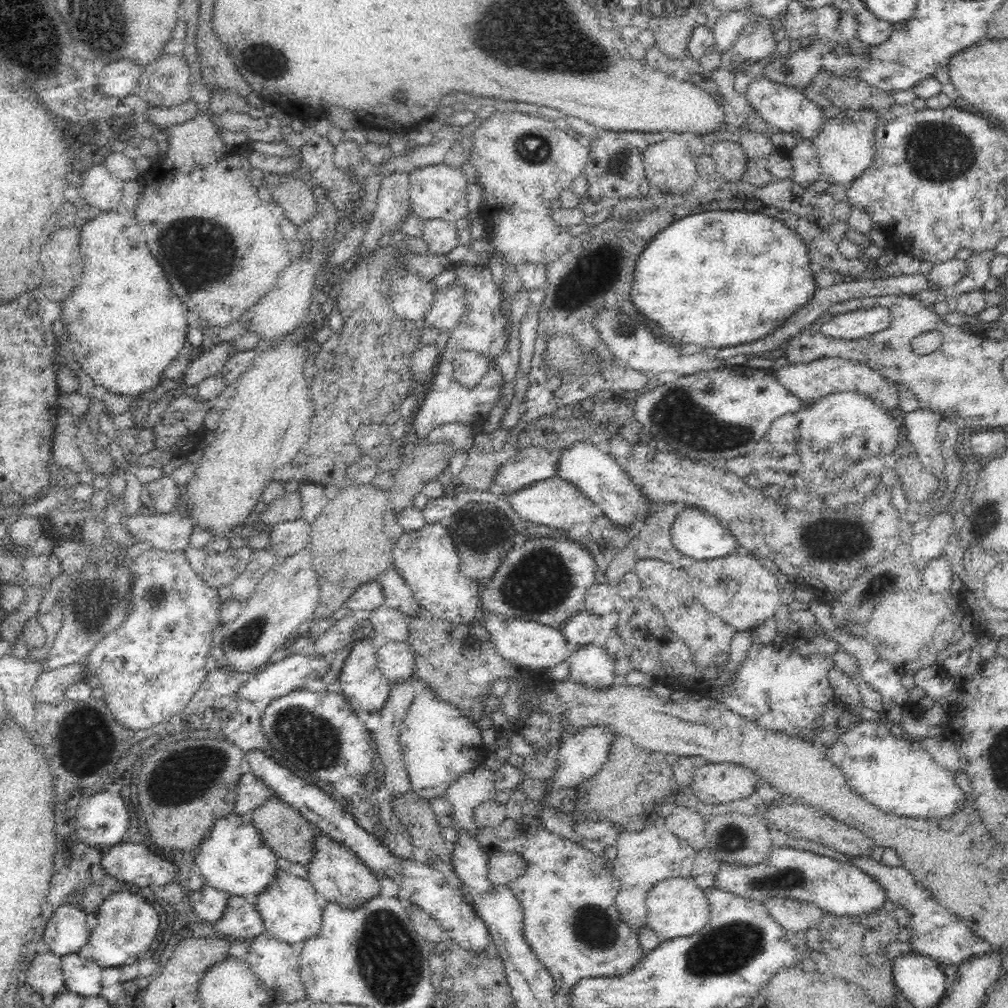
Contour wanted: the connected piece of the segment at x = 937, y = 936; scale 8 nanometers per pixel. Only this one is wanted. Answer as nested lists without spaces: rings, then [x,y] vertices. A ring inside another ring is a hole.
[[[868,855],[851,857],[849,862],[884,888],[887,900],[892,901],[898,908],[906,908],[911,914],[907,925],[911,932],[909,943],[914,952],[933,958],[944,969],[948,965],[960,966],[973,956],[985,955],[992,951],[992,945],[988,941],[970,930],[958,915],[952,914],[945,906],[938,904],[931,892],[920,885],[903,867],[883,866]]]

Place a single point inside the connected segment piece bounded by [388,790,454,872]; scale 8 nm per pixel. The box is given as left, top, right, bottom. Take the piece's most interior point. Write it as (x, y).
(414, 812)

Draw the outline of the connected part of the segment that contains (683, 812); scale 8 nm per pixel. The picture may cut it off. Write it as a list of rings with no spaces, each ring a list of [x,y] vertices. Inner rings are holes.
[[[676,806],[665,819],[665,827],[684,839],[692,848],[702,850],[707,848],[708,839],[705,833],[704,821],[696,809]]]

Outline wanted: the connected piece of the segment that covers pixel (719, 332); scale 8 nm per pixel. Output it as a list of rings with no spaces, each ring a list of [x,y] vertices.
[[[718,210],[690,214],[658,232],[636,260],[634,282],[629,292],[633,305],[660,324],[673,340],[680,342],[678,345],[696,344],[719,349],[768,336],[802,308],[816,289],[808,250],[802,238],[784,222],[762,213]]]

